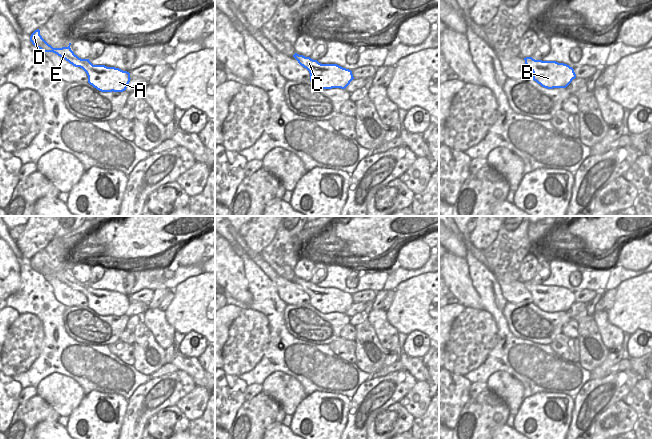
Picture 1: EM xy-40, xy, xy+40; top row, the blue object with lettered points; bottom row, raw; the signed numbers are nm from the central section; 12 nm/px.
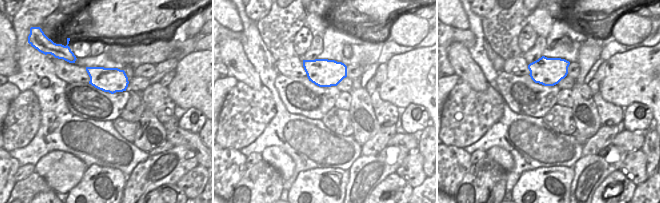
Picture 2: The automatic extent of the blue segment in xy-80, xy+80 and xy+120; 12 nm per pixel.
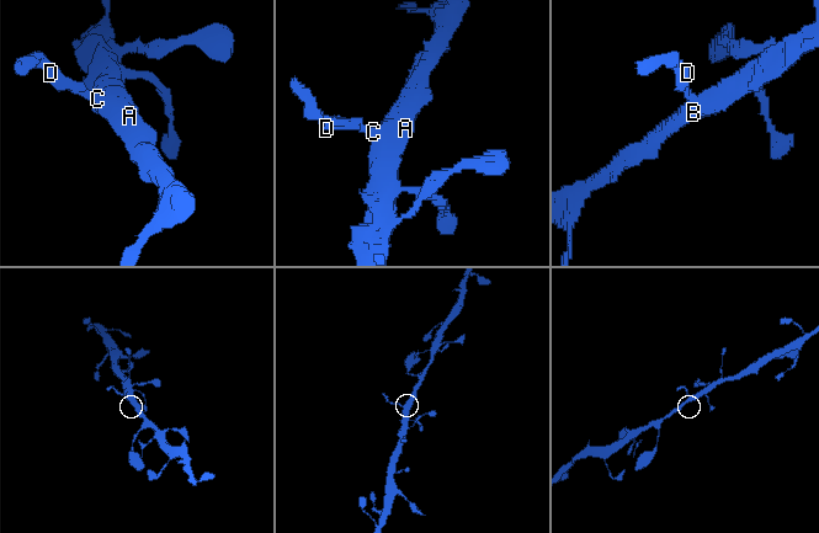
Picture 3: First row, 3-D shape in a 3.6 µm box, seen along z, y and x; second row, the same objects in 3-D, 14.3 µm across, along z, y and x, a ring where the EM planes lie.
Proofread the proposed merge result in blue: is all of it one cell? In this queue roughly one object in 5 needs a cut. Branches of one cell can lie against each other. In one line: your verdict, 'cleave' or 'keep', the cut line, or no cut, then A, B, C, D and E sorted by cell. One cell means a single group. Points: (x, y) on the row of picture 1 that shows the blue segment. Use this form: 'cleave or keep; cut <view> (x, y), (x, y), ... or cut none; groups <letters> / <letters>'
keep; cut none; groups A B C D E

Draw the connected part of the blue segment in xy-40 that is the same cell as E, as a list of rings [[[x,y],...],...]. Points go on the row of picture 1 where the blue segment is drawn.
[[[37,29],[35,30],[31,36],[30,36],[30,41],[32,44],[41,49],[44,52],[53,52],[60,56],[61,58],[65,59],[68,61],[70,64],[72,64],[75,67],[80,67],[82,68],[87,76],[88,76],[88,83],[92,85],[94,88],[101,92],[123,92],[126,90],[129,82],[130,82],[130,73],[127,71],[123,71],[119,68],[115,67],[107,67],[105,65],[93,65],[89,59],[81,59],[77,55],[74,54],[74,52],[71,50],[69,43],[68,47],[62,47],[62,48],[53,48],[51,45],[49,45],[40,35],[40,30]]]

